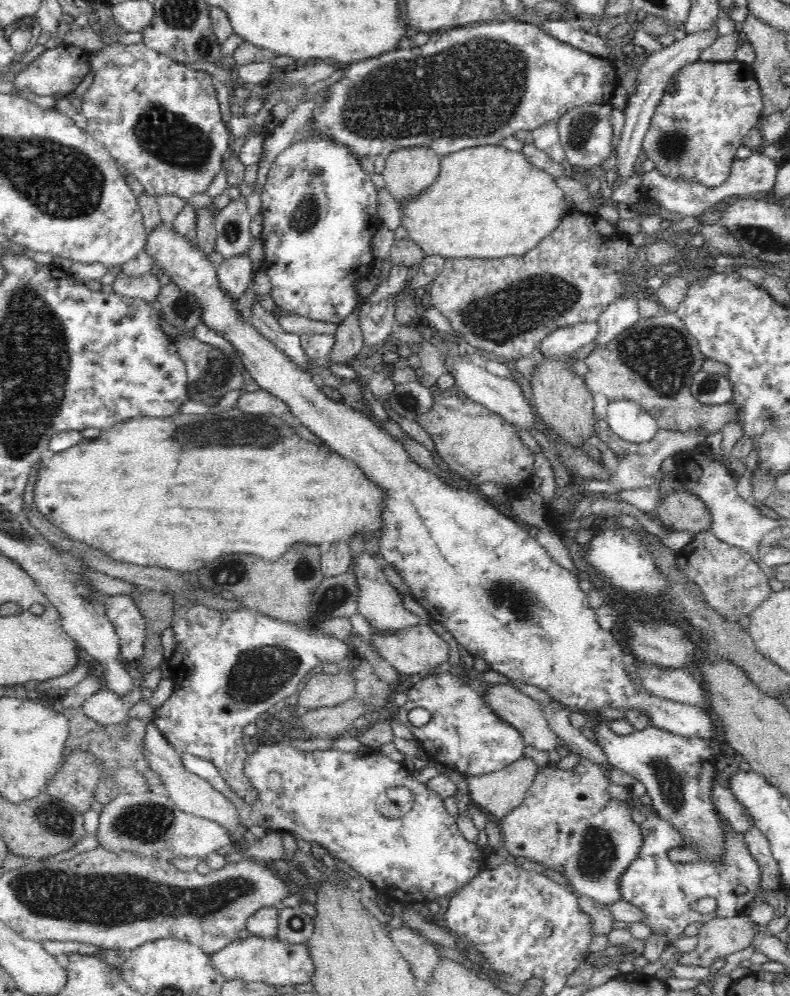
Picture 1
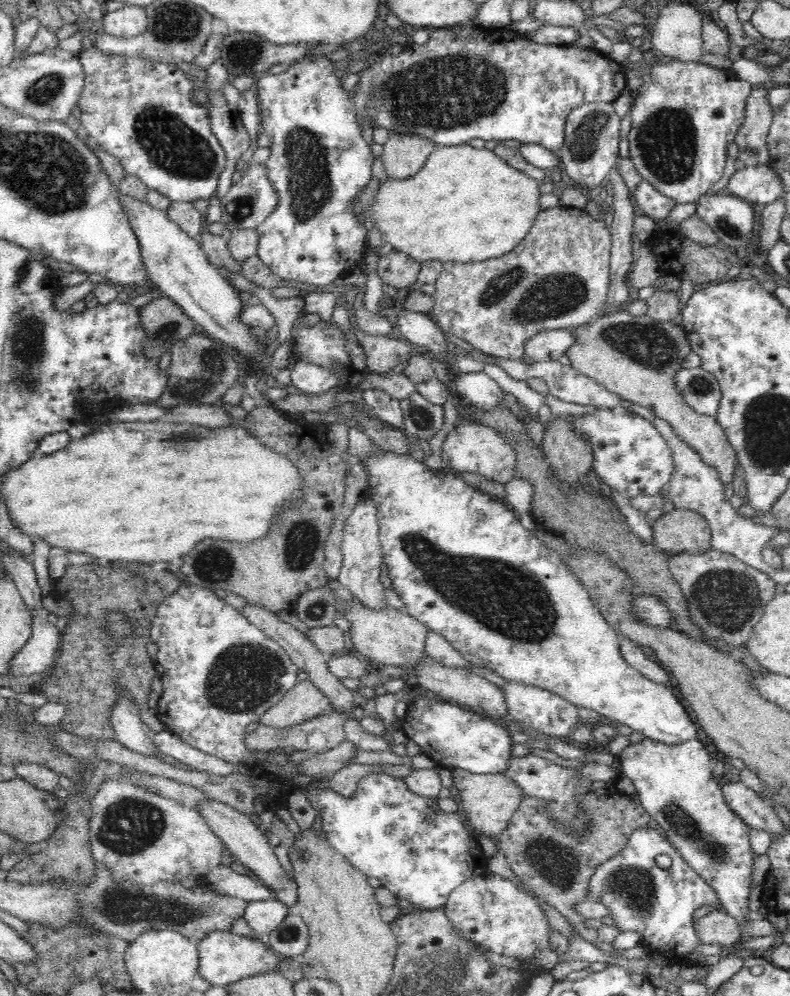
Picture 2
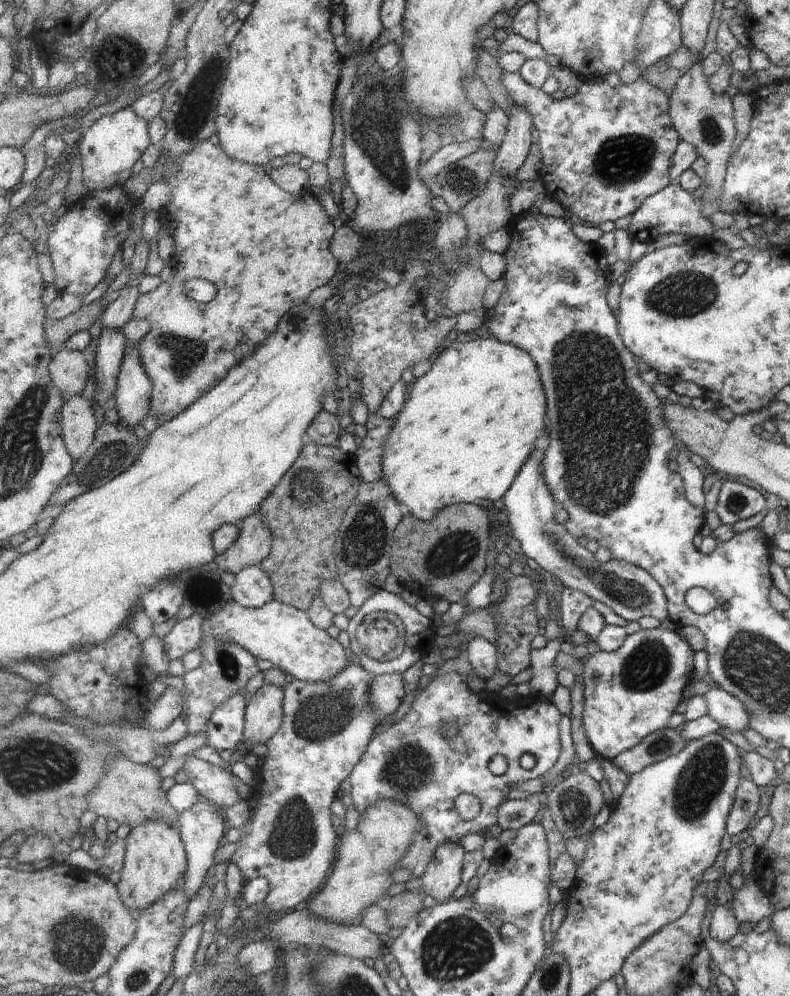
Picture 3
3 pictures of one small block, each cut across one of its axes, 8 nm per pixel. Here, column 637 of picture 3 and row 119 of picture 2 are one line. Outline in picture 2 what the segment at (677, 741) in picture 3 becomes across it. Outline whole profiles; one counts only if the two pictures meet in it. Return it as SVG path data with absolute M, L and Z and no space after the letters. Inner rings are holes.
M770 82L755 84L751 88L746 103L746 116L743 125L735 136L735 143L739 148L737 158L745 166L758 166L769 162L770 153L767 147L767 136L773 121L774 107L769 103L767 94L771 88L772 84Z

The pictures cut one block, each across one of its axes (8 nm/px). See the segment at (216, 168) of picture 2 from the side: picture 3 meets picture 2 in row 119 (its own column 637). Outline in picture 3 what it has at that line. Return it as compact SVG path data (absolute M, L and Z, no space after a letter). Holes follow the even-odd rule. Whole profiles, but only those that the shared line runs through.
M502 71L502 86L515 103L533 116L543 156L543 170L539 178L548 196L564 209L571 210L580 222L598 226L633 216L645 200L671 186L673 156L682 138L672 121L667 89L660 90L641 78L616 87L603 81L584 83L572 97L555 100L543 89L527 84L520 72L509 74L505 71Z

